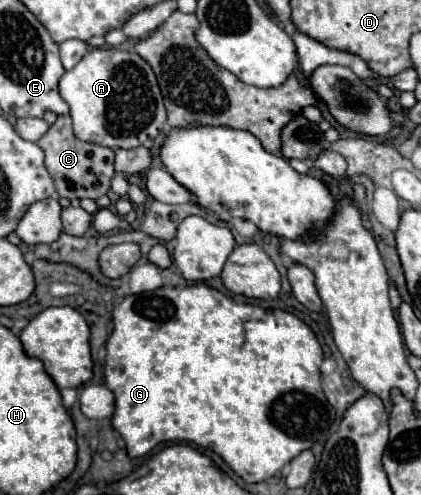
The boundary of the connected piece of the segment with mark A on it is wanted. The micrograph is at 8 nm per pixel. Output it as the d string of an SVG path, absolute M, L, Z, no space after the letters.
M92 49L82 61L66 71L60 79L60 97L70 105L70 117L74 121L74 135L86 143L96 143L110 149L132 149L156 139L166 123L166 109L162 93L152 67L138 55L122 49Z

